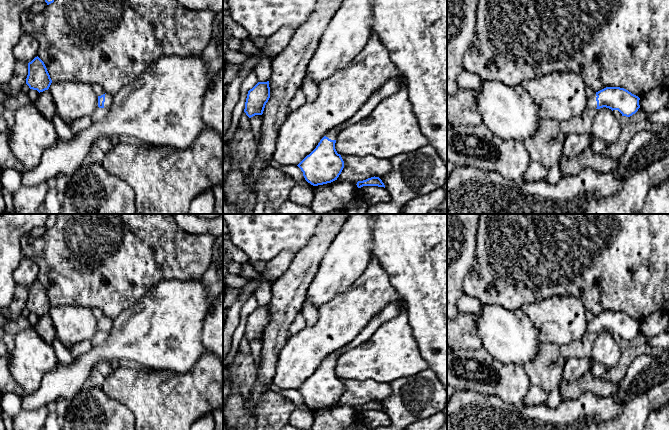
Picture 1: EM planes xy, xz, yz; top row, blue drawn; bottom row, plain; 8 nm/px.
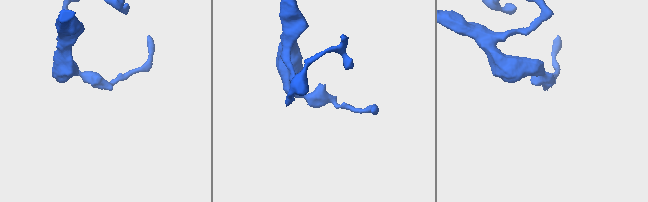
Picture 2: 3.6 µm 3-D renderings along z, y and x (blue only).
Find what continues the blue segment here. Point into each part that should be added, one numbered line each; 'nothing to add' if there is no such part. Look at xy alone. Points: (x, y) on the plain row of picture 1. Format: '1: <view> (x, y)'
1: xy (108, 322)

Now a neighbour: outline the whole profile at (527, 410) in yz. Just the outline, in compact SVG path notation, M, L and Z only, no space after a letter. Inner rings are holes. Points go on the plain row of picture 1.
M669 350L659 355L641 355L633 360L624 378L619 382L619 388L614 396L598 396L592 392L584 392L576 399L562 400L558 407L551 408L546 403L537 406L521 404L515 406L503 401L497 396L476 393L471 390L456 390L447 402L447 430L644 430L650 414L669 403Z

